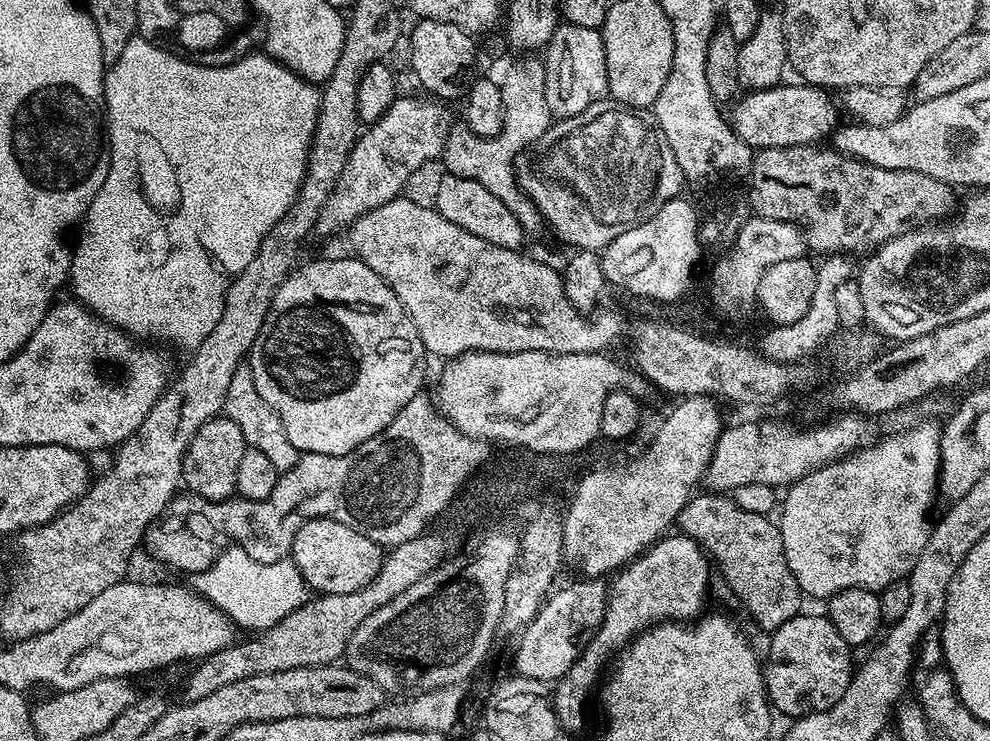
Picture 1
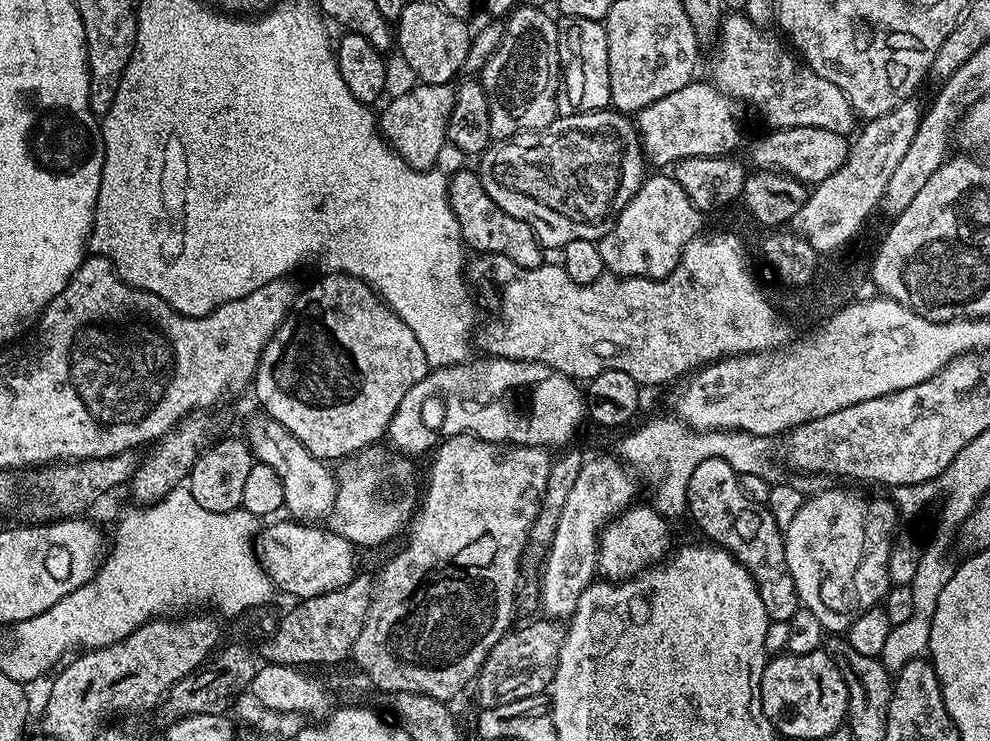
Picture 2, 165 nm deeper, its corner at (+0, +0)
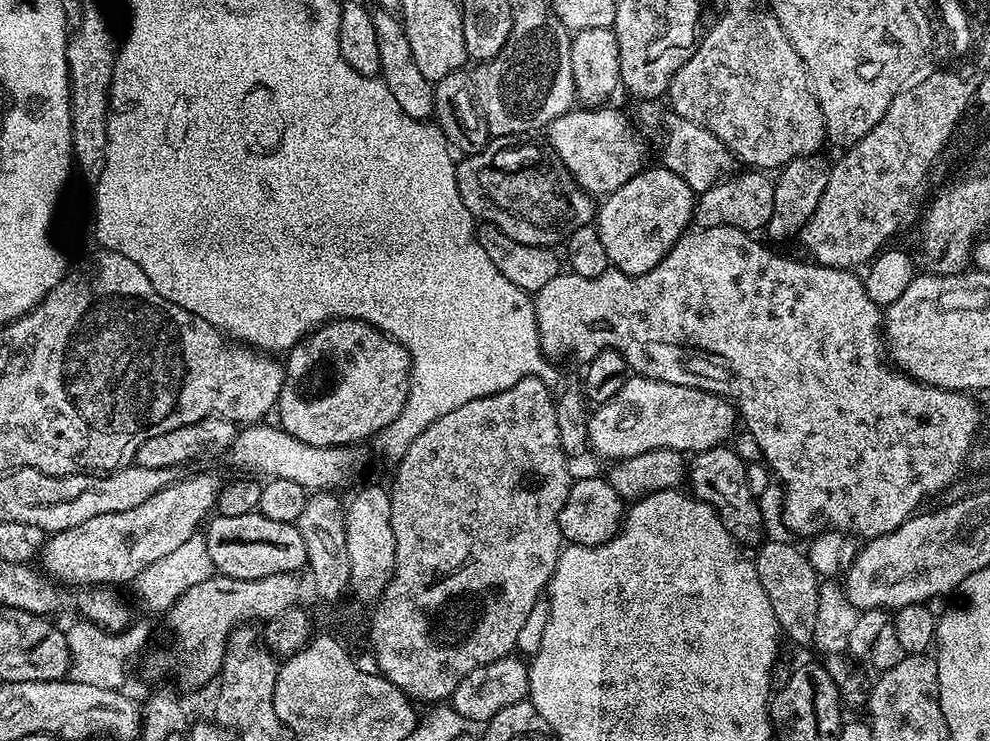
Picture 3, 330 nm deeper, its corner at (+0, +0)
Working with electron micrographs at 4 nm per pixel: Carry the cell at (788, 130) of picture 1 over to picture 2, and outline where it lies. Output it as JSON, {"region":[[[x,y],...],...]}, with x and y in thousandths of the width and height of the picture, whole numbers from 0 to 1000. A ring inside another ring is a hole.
{"region":[[[700,111],[689,116],[689,121],[681,121],[681,127],[673,127],[673,132],[665,132],[665,138],[657,138],[657,143],[649,146],[640,162],[646,181],[646,194],[651,200],[652,217],[656,223],[679,224],[702,211],[735,211],[742,206],[739,204],[747,194],[747,146],[744,136],[718,111]]]}

